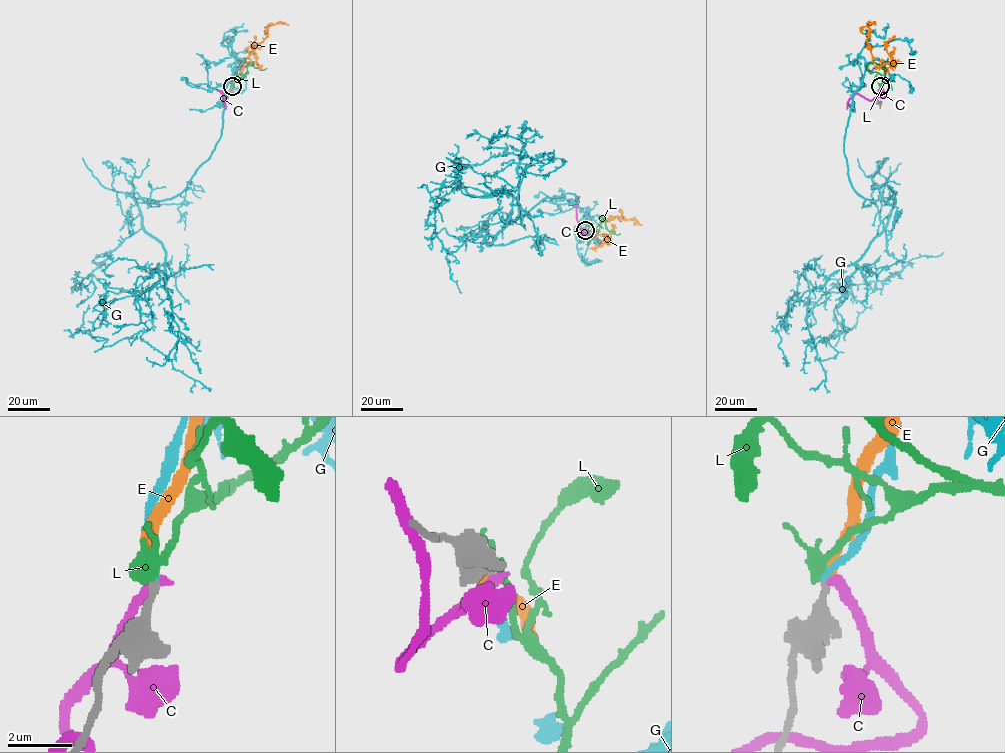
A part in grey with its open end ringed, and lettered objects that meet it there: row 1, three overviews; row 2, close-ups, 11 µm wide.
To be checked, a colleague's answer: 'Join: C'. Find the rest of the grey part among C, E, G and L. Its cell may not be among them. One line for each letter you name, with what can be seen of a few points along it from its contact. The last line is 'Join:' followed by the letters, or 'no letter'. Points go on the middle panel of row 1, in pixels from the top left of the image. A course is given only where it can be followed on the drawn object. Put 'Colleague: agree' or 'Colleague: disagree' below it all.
G: via (585, 230), (565, 193), (487, 245), (519, 213), (521, 159), (546, 175), (564, 159)
Join: G
Colleague: disagree

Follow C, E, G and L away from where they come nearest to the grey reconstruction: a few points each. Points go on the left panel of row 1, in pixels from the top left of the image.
C: (232, 86), (224, 100), (223, 94), (226, 109)
E: (232, 86), (239, 62), (264, 39), (266, 28), (276, 23), (288, 25)
G: (232, 86), (239, 67), (219, 140), (187, 187), (161, 201), (134, 195), (165, 254), (173, 367), (210, 390)
L: (231, 86), (247, 73), (247, 66), (252, 62), (261, 70), (267, 68)

